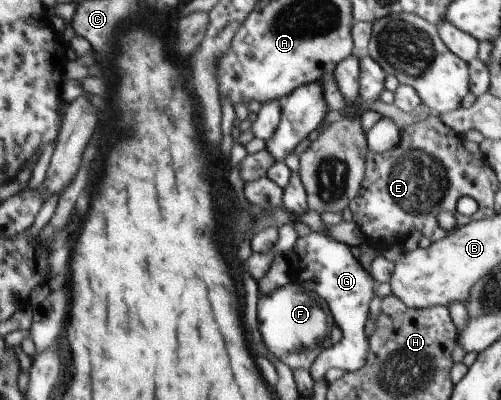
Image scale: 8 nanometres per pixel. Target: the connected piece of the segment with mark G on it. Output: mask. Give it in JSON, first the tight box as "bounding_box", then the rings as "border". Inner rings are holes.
{"bounding_box":[287,232,376,381],"border":[[[313,232],[300,237],[295,247],[287,252],[291,282],[298,283],[309,291],[316,291],[327,303],[334,319],[342,329],[342,340],[326,348],[318,355],[309,372],[313,381],[325,380],[330,369],[341,368],[344,372],[354,372],[365,363],[368,340],[365,337],[365,321],[369,301],[373,299],[376,283],[370,273],[359,264],[349,250],[349,246],[337,241],[325,232]]]}

